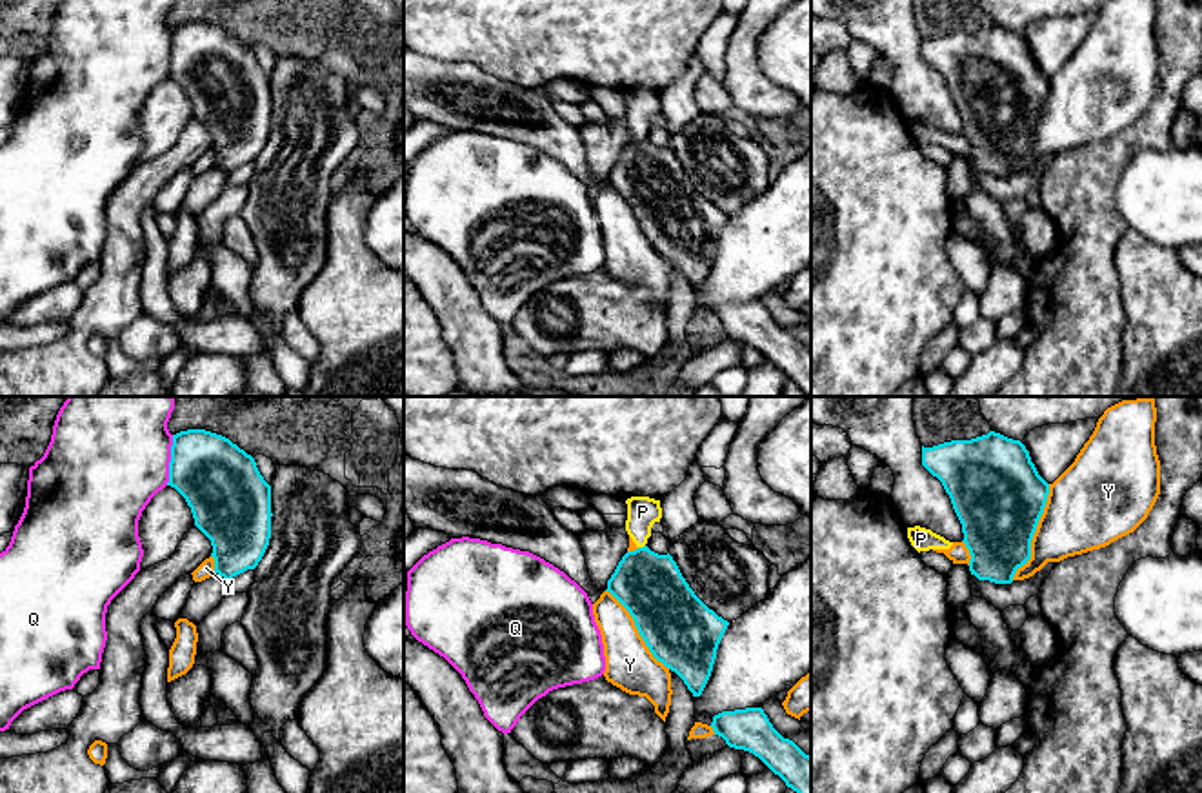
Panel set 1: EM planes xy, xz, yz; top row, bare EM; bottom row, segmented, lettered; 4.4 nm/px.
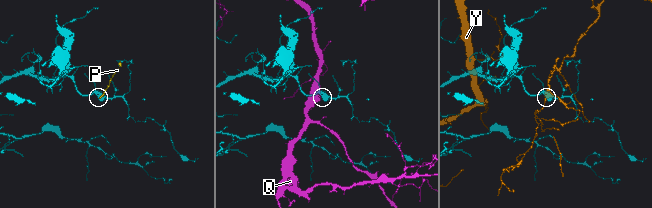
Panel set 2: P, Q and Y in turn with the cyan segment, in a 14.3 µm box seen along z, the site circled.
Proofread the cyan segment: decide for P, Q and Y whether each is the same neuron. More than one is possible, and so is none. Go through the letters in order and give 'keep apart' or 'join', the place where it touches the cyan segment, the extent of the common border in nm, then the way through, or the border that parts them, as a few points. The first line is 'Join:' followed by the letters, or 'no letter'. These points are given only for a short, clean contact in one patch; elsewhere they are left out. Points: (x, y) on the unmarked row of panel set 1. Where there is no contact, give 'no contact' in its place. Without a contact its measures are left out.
Join: P
P: join; meets cyan in xz at (641, 140); contact 40 nm long
Q: keep apart; meets cyan in xy at (171, 53); contact 220 nm long
Y: keep apart; meets cyan in yz at (1035, 122); contact 460 nm long

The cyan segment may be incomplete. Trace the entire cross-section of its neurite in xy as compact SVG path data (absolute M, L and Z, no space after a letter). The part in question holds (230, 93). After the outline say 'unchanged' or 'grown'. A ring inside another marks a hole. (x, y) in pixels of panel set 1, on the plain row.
M187 22L173 27L169 75L211 133L215 166L231 173L255 162L271 131L271 78L229 31Z | unchanged

